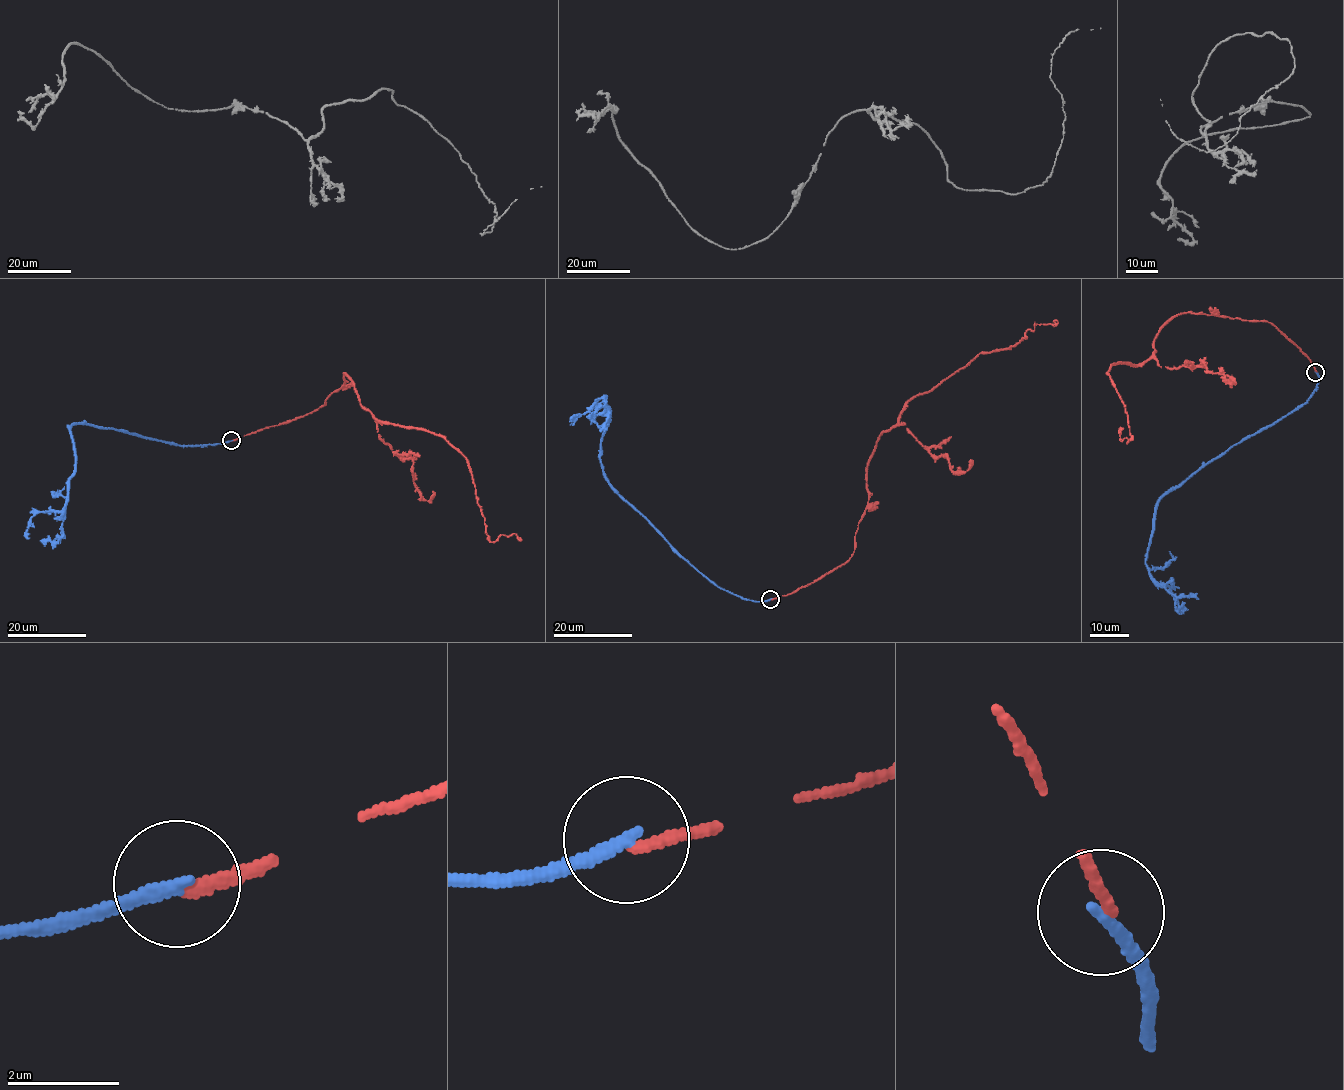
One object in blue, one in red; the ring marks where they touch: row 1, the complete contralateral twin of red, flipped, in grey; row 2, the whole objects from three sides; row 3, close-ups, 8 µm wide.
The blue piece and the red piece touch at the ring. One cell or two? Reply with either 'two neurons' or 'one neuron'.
two neurons

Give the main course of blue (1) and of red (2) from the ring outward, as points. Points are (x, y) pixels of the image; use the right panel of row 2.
1: (1316, 372), (1316, 387), (1307, 401), (1202, 464), (1160, 500), (1146, 566), (1155, 583), (1167, 586), (1188, 609)
2: (1316, 372), (1270, 323), (1176, 314), (1161, 328), (1153, 354), (1106, 372), (1125, 407), (1127, 443), (1120, 432)

